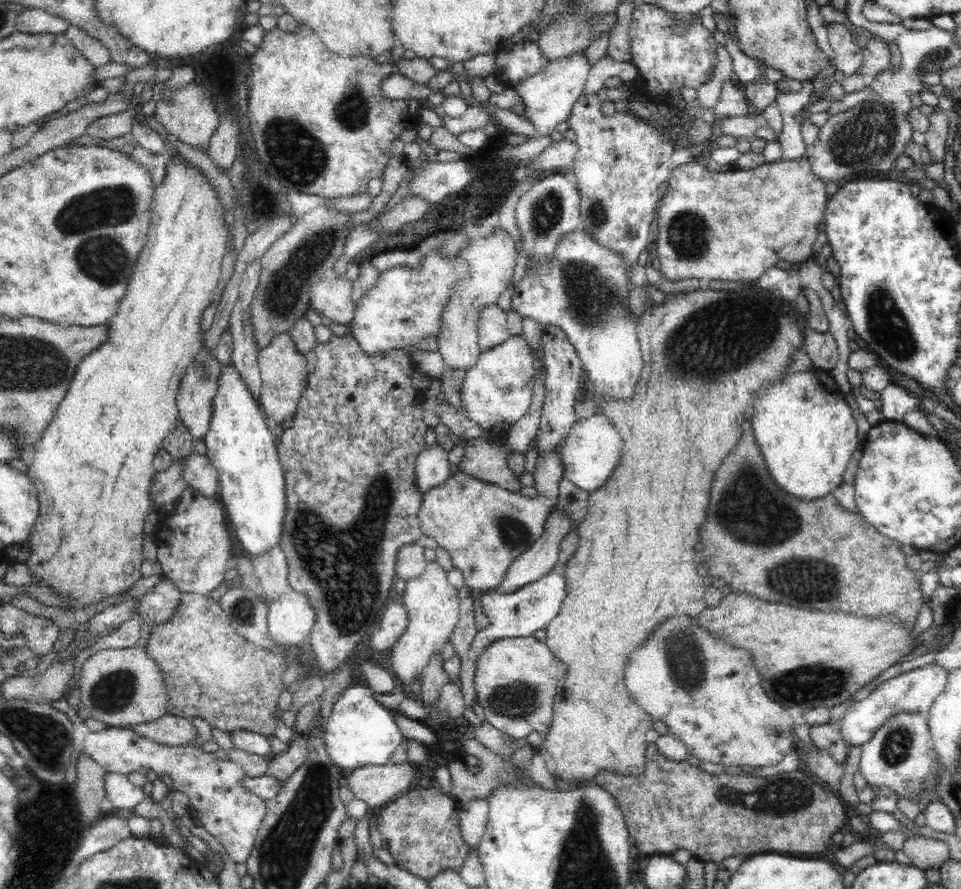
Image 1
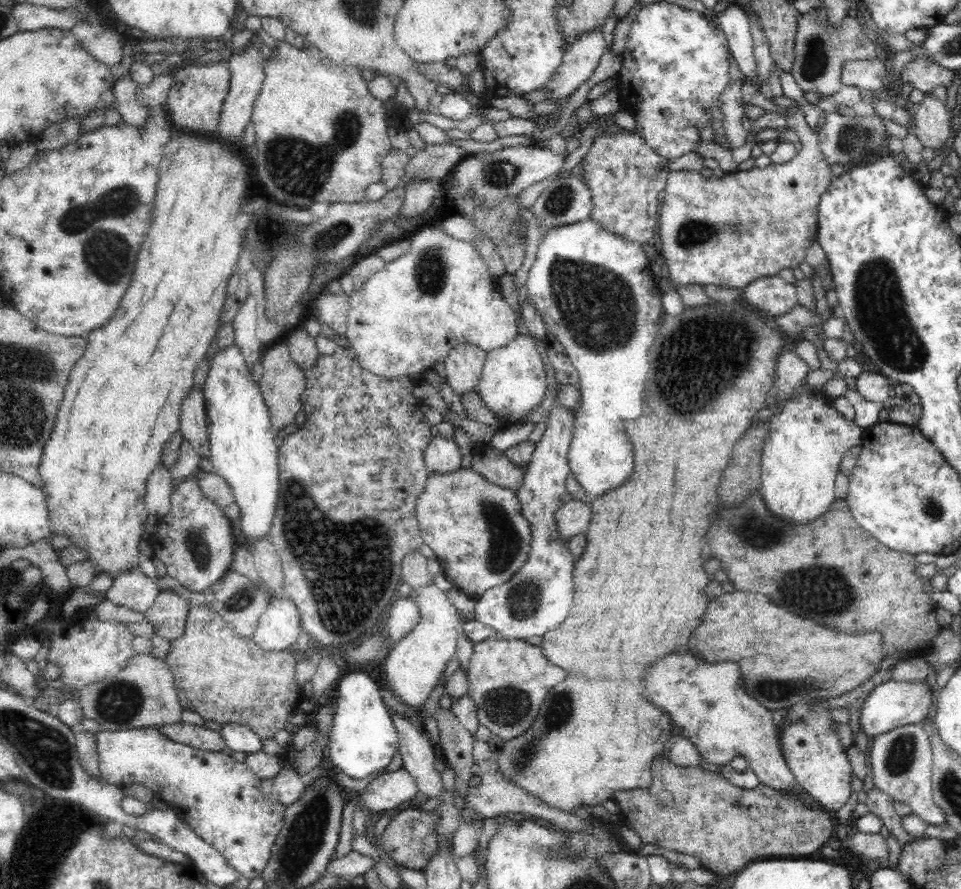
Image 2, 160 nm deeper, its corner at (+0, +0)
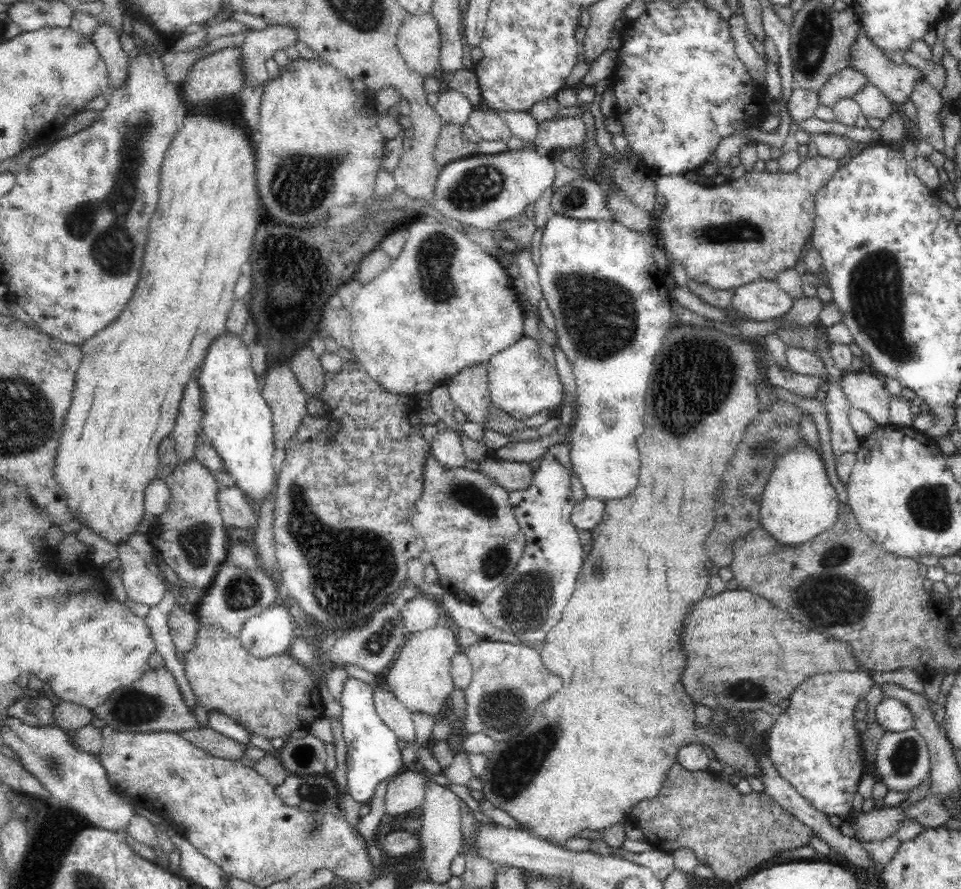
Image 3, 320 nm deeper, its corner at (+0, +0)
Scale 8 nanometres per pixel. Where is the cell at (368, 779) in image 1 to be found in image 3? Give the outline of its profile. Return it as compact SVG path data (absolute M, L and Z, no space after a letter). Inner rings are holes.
M404 770L387 785L385 805L388 818L422 809L427 779L415 770Z

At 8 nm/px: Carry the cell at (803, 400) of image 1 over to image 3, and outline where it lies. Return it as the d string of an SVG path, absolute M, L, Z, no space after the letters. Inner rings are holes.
M810 446L778 458L766 483L760 510L761 527L778 545L795 547L835 526L840 504L820 456Z

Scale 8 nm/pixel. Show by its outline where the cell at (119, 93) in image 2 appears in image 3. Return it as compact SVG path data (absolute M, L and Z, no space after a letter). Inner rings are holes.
M98 24L90 34L90 40L96 45L102 60L108 69L110 88L120 86L128 78L128 55L120 45L118 34L108 24Z

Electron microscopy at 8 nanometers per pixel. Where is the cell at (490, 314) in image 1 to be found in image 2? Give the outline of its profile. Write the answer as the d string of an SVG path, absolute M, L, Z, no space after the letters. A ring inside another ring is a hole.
M422 226L418 228L409 238L408 246L402 256L399 256L391 263L375 272L366 282L354 292L349 298L349 313L347 316L347 333L346 337L350 342L350 348L356 353L359 358L361 367L365 371L382 377L382 380L400 380L400 378L410 378L415 384L424 381L426 373L434 371L436 365L444 365L445 358L453 351L454 347L462 343L468 343L478 347L483 351L491 351L497 348L506 346L511 340L514 340L519 334L516 328L516 315L506 299L504 299L500 289L497 288L498 283L488 271L488 264L483 259L483 256L475 249L475 246L470 241L456 240L448 236L441 228L434 228L434 226Z

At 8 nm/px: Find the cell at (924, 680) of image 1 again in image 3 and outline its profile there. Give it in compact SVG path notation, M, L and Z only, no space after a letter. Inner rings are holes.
M884 697L874 711L878 724L886 731L901 733L914 729L915 719L912 711L902 701Z

